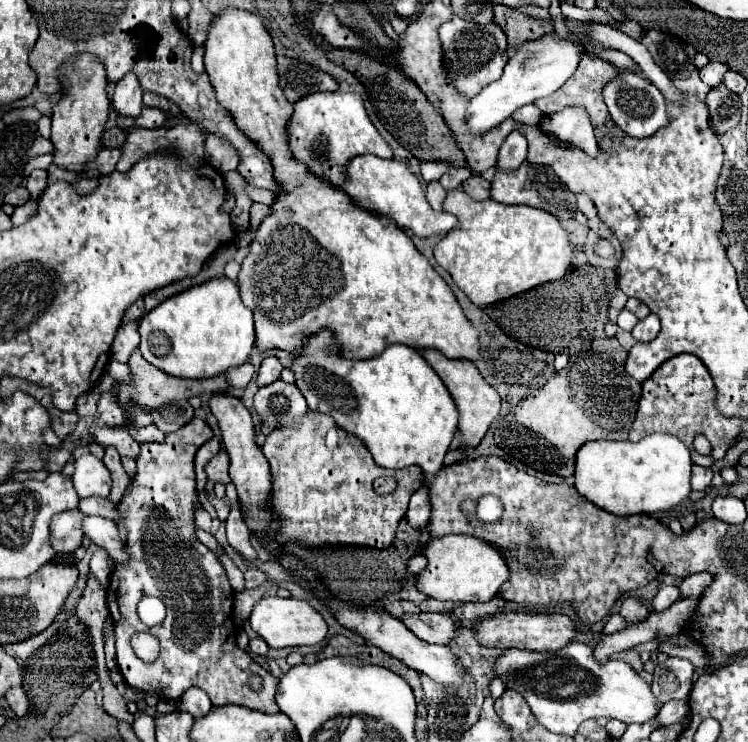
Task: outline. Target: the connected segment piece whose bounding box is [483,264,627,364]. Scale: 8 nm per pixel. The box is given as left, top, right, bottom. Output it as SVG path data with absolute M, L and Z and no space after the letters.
M589 264L571 268L559 282L541 284L519 296L485 306L483 312L493 318L505 334L523 344L543 348L553 354L567 352L569 356L593 350L597 354L611 356L619 364L625 364L627 350L623 350L615 338L607 338L603 332L603 326L607 322L605 274L603 270Z

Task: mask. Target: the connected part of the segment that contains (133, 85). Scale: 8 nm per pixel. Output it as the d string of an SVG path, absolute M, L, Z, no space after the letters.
M125 74L113 94L113 108L121 116L137 116L143 108L143 88L139 86L139 80L135 74Z

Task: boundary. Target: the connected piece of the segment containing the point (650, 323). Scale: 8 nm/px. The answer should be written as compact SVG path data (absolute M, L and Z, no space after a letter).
M649 314L647 318L641 318L635 324L635 328L631 330L631 334L639 342L649 342L649 340L653 340L659 334L659 328L661 328L659 326L659 318L655 314Z

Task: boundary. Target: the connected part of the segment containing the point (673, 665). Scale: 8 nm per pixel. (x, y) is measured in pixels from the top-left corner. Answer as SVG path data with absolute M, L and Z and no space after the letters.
M669 658L657 664L653 670L653 690L661 702L685 700L693 688L691 676L695 666L683 658Z

